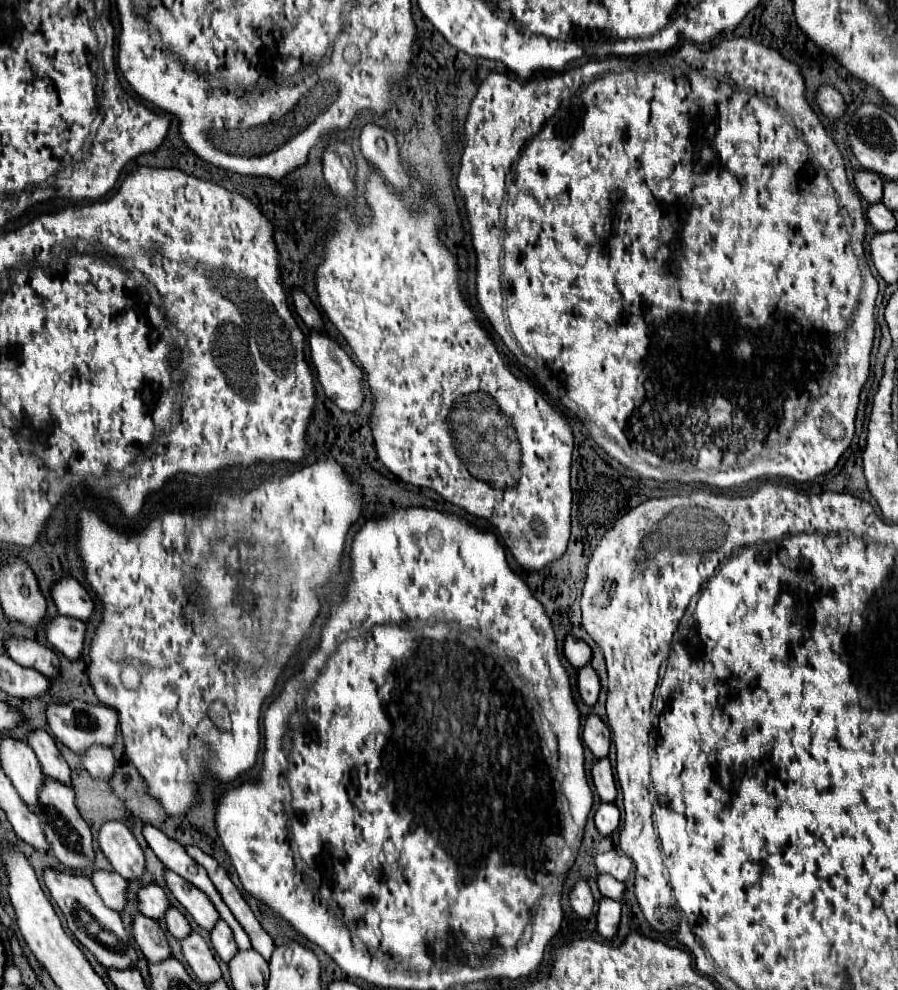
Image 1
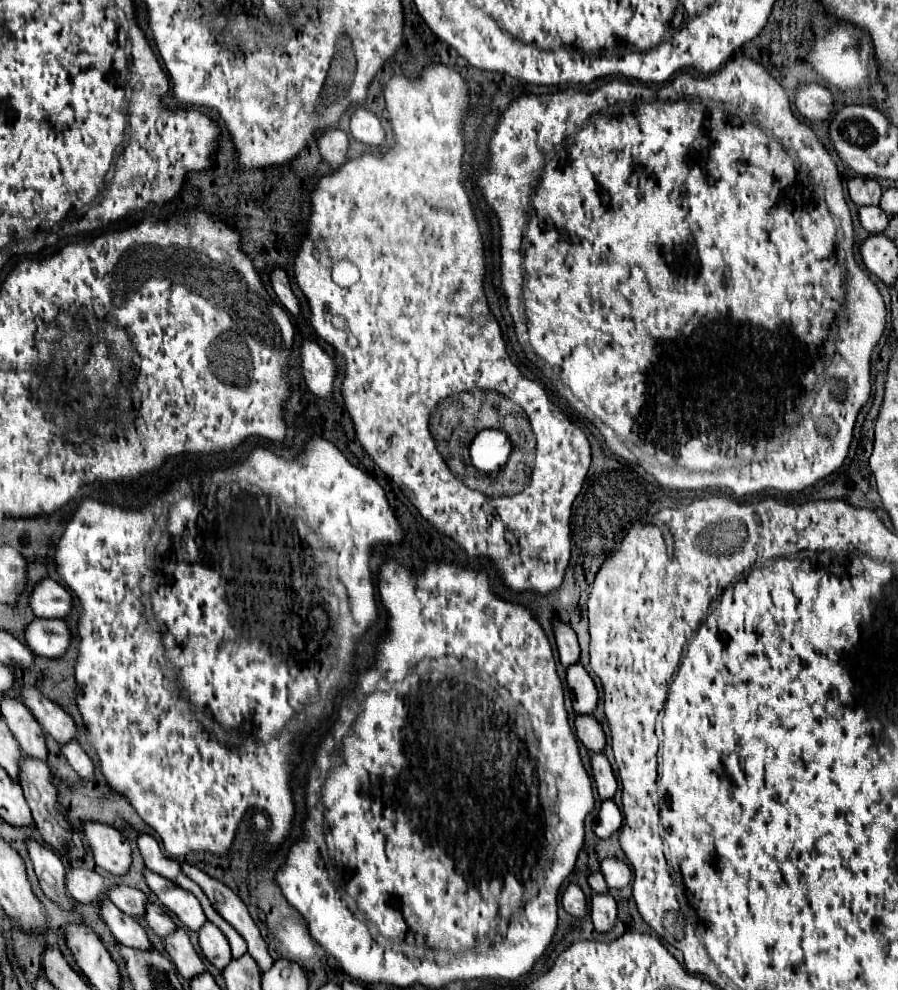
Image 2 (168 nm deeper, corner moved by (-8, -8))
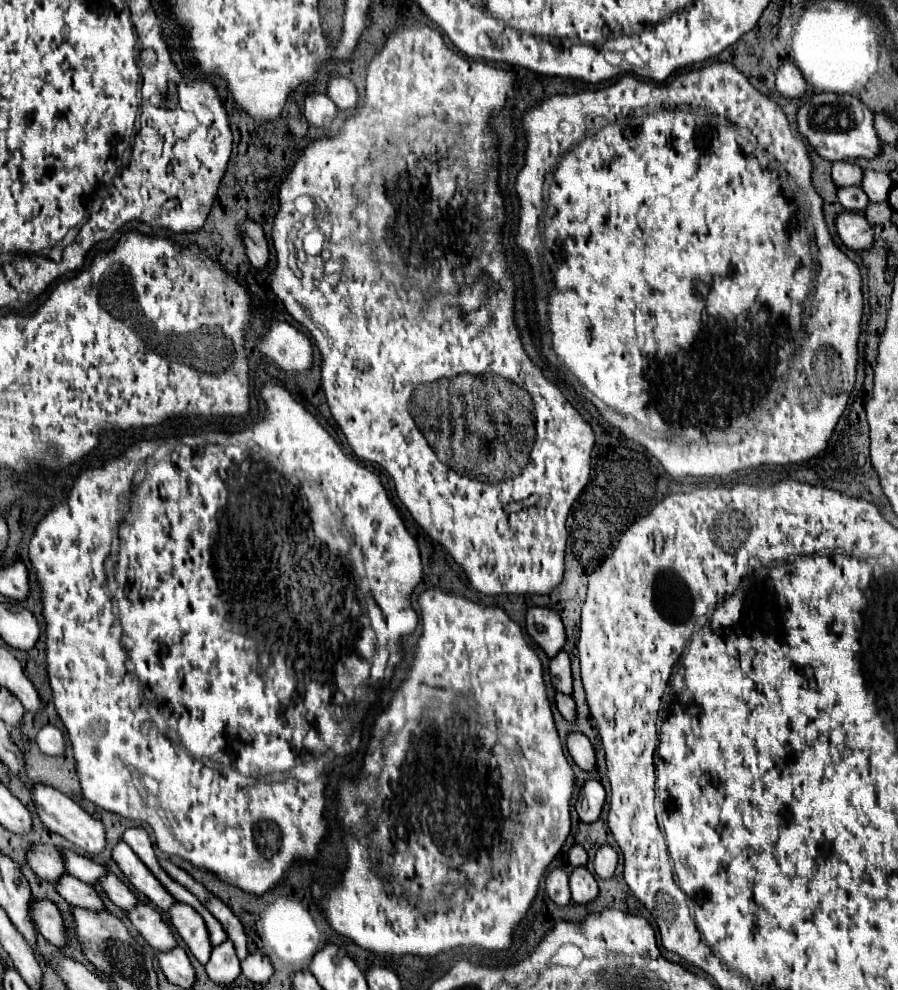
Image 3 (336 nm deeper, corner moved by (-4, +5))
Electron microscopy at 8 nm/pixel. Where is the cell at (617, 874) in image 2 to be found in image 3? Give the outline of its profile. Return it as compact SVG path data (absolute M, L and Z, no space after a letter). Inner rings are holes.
M604 844L598 848L594 856L594 872L598 878L612 878L618 864L618 854L610 844Z

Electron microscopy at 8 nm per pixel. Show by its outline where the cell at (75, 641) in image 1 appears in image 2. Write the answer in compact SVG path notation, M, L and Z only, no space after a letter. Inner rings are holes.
M34 619L26 625L24 637L36 657L60 657L70 645L70 629L62 619Z

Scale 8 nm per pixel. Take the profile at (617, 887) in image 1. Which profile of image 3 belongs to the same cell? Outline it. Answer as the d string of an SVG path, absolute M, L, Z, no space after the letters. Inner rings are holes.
M572 846L570 852L568 852L568 860L570 860L570 864L572 864L574 868L586 866L586 864L588 864L588 854L586 854L586 850L584 850L582 846Z

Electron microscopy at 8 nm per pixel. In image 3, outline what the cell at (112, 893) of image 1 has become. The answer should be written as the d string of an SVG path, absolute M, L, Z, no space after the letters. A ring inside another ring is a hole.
M34 844L28 850L26 858L28 858L28 866L36 872L36 876L48 882L56 882L66 874L64 858L52 844Z

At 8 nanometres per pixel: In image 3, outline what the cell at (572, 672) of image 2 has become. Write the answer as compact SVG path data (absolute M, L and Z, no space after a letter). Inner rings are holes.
M560 650L558 656L552 658L550 674L552 674L552 684L556 686L558 692L572 694L572 666L566 650Z

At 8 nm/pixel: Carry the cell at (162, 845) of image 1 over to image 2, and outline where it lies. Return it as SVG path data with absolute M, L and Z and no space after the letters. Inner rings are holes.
M140 833L138 839L136 839L136 843L138 843L138 849L140 849L140 855L142 855L142 859L144 859L146 869L150 869L150 871L154 871L154 873L170 879L174 885L180 885L182 889L188 889L188 891L200 901L200 905L202 905L204 915L206 915L208 921L224 921L224 919L212 909L212 903L208 901L208 897L204 897L204 893L200 891L200 887L198 887L194 881L190 881L190 879L180 871L180 865L178 865L176 861L168 859L168 857L162 853L158 841L156 841L152 835Z

